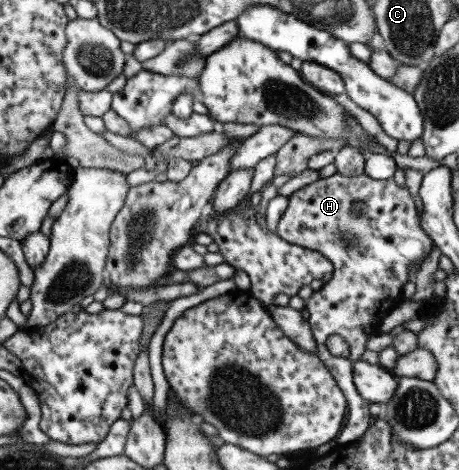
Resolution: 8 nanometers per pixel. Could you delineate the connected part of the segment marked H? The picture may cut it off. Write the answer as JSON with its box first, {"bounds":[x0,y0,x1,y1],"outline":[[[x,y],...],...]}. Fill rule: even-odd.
{"bounds":[275,173,434,444],"outline":[[[340,173],[333,174],[330,177],[326,178],[318,178],[313,183],[310,183],[303,188],[300,188],[292,195],[289,196],[289,204],[286,208],[286,211],[282,214],[280,221],[278,222],[277,228],[275,229],[275,233],[280,239],[287,241],[292,245],[298,245],[300,247],[311,249],[315,252],[320,252],[324,257],[327,257],[333,265],[333,273],[332,278],[324,285],[319,291],[314,291],[312,296],[310,297],[308,303],[305,304],[305,309],[310,313],[308,317],[308,322],[311,325],[311,331],[316,341],[316,350],[318,350],[318,356],[322,360],[322,363],[330,370],[330,373],[334,376],[336,380],[337,386],[344,392],[345,399],[347,401],[347,417],[345,418],[345,424],[342,426],[341,432],[337,435],[336,441],[338,444],[349,444],[350,442],[355,442],[359,438],[361,438],[366,430],[371,426],[374,418],[370,415],[369,412],[369,403],[363,399],[363,397],[358,393],[356,389],[355,383],[353,382],[353,365],[355,361],[358,361],[362,358],[362,355],[367,351],[366,343],[368,343],[370,337],[376,336],[380,333],[381,323],[384,318],[386,318],[396,307],[400,306],[403,297],[403,287],[404,285],[412,280],[410,277],[410,265],[418,265],[418,262],[424,264],[429,261],[429,256],[431,253],[431,249],[434,247],[433,239],[421,228],[421,224],[418,218],[418,210],[416,210],[416,205],[414,204],[414,200],[412,196],[410,196],[410,192],[408,192],[407,187],[398,186],[396,182],[394,182],[394,178],[390,178],[387,180],[383,179],[374,179],[373,177],[368,177],[366,174],[355,175],[354,177],[348,177],[347,175],[342,175]],[[360,200],[365,203],[365,209],[361,209],[361,211],[353,211],[353,205]],[[331,335],[339,335],[342,337],[349,346],[350,356],[348,359],[344,359],[342,357],[335,357],[330,354],[326,346],[326,341]]]}

